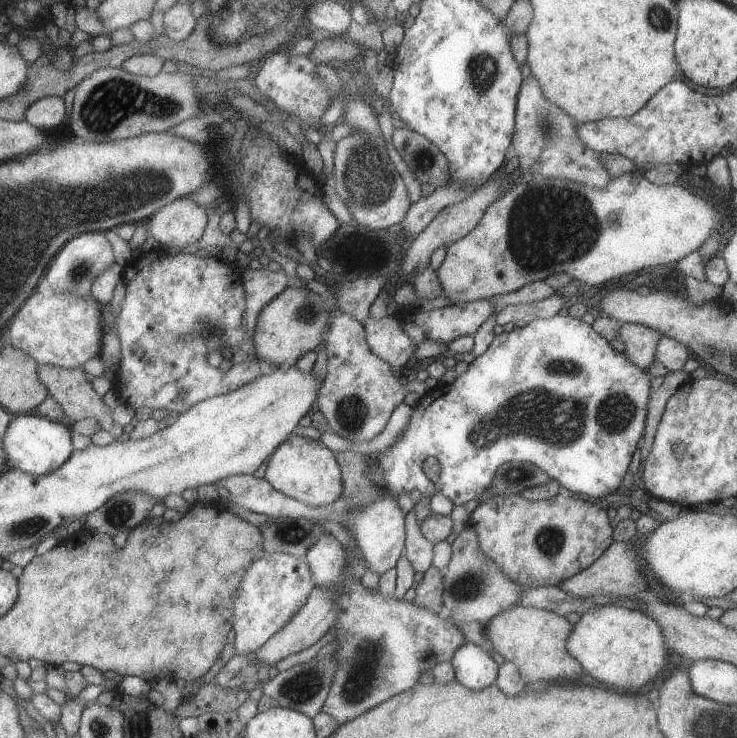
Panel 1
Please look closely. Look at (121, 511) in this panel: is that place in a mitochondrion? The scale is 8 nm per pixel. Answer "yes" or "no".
yes

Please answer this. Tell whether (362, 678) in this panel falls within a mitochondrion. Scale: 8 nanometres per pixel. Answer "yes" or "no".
yes

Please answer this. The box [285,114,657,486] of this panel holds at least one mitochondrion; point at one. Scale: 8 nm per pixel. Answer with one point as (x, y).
(558, 421)

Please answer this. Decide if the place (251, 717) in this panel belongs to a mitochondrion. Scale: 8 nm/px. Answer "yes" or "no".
no

